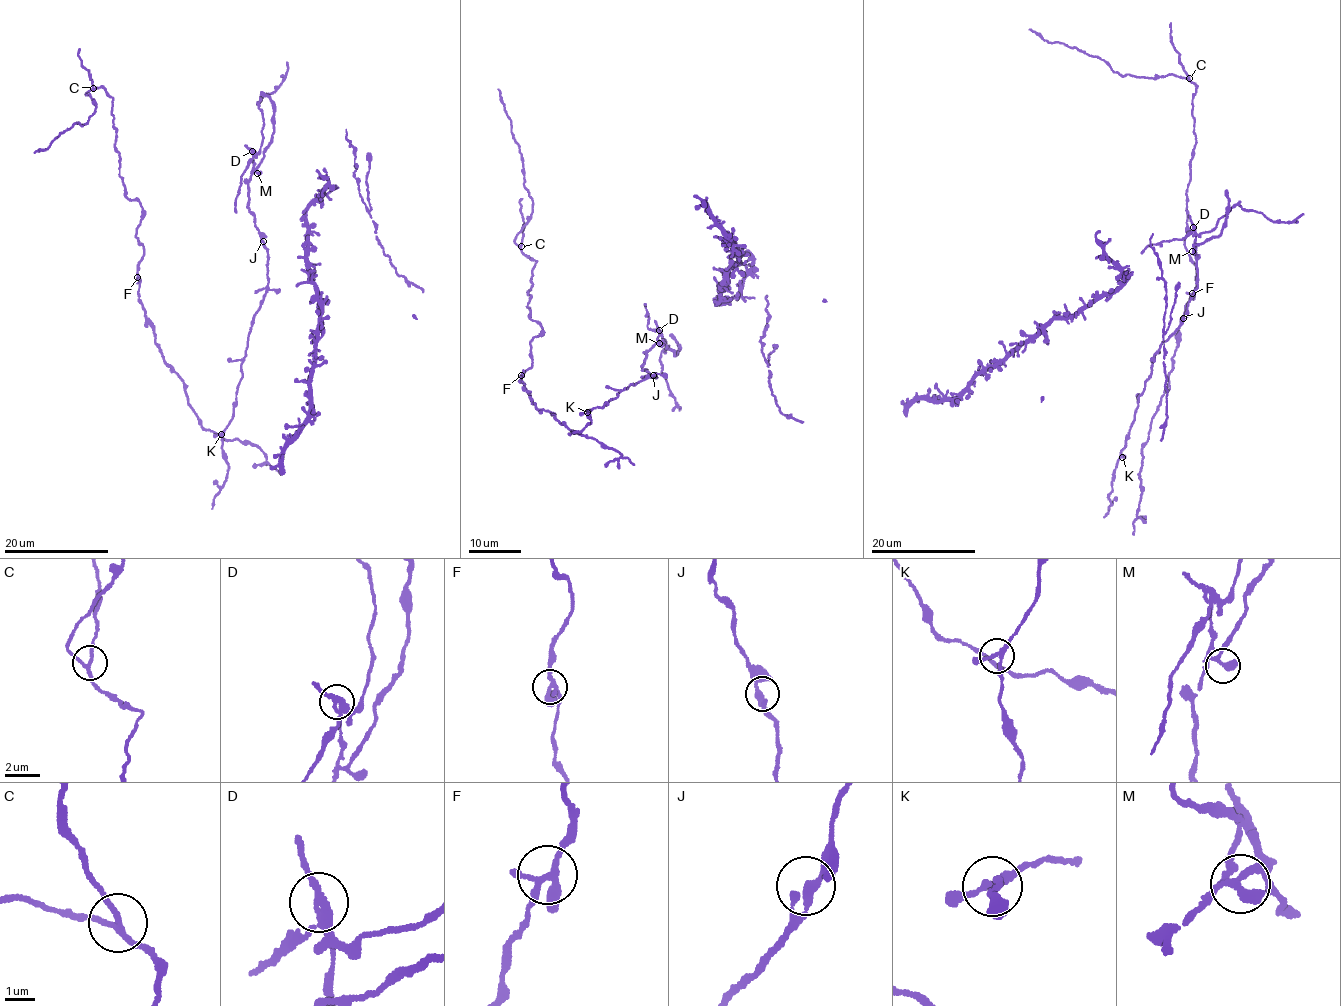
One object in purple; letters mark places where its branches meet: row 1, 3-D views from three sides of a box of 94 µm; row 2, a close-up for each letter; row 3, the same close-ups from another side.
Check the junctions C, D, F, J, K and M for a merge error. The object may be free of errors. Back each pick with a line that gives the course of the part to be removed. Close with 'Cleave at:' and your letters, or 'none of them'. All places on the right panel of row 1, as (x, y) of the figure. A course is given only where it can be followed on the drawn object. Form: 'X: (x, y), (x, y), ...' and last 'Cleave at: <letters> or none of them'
D: (1193, 227), (1197, 235), (1208, 232), (1237, 205), (1278, 222), (1292, 222), (1303, 213)
Cleave at: D

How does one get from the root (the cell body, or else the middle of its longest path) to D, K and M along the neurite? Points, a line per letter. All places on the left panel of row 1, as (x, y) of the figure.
D: (236, 401), (248, 334), (265, 292), (268, 277), (268, 255), (248, 208), (248, 181), (253, 167), (252, 151)
K: (236, 401), (232, 420), (221, 434)
M: (236, 401), (249, 328), (267, 284), (268, 255), (248, 208), (248, 181), (251, 172), (257, 173)

